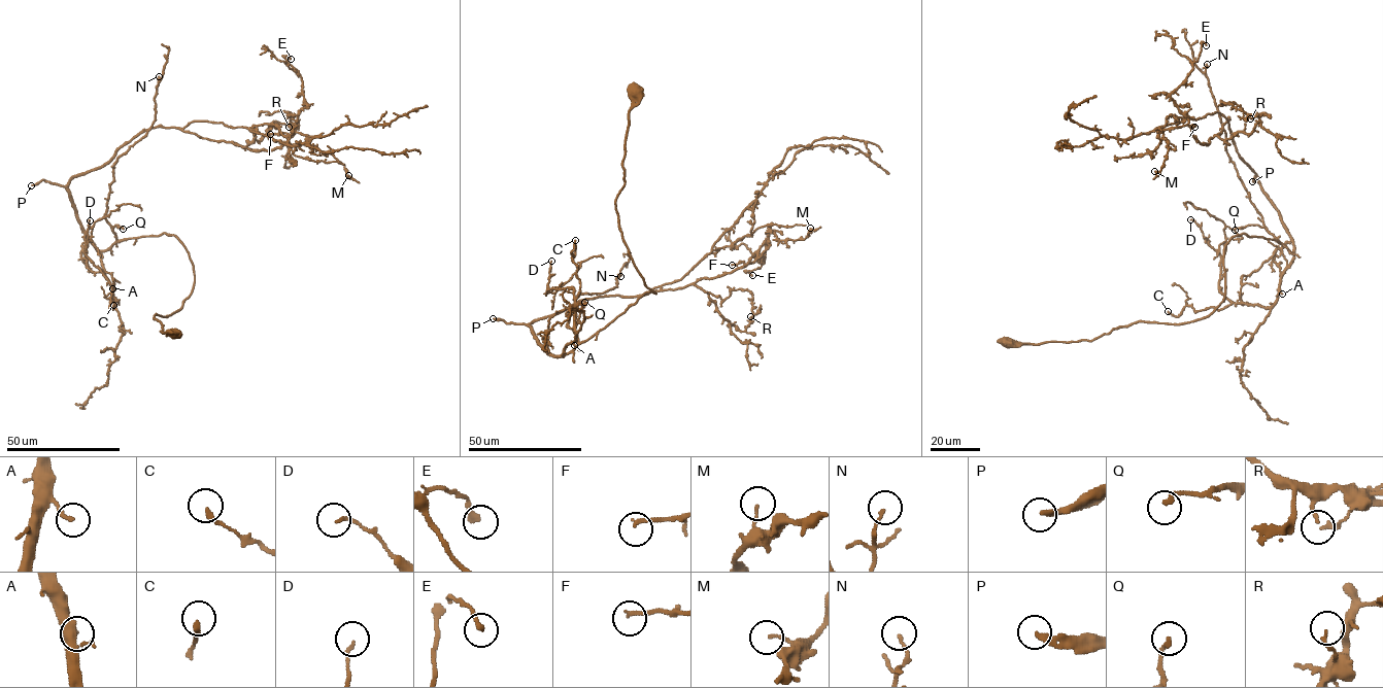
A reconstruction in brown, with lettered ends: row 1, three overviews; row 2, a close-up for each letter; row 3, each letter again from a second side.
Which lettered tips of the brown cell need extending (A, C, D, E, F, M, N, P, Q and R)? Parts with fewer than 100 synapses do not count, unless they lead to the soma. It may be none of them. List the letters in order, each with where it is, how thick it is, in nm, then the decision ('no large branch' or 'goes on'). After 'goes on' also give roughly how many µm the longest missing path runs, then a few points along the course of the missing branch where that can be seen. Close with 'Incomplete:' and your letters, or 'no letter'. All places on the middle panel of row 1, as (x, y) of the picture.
A: place (574, 345); calibre 180 nm; no large branch
C: place (575, 240); calibre 200 nm; no large branch
D: place (551, 261); calibre 130 nm; no large branch
E: place (752, 275); calibre 260 nm; no large branch
F: place (732, 265); calibre 170 nm; no large branch
M: place (810, 228); calibre 110 nm; no large branch
N: place (620, 276); calibre 120 nm; no large branch
P: place (493, 318); calibre 240 nm; goes on; missing 200 µm
Q: place (584, 302); calibre 200 nm; no large branch
R: place (750, 316); calibre 140 nm; no large branch
Incomplete: P

